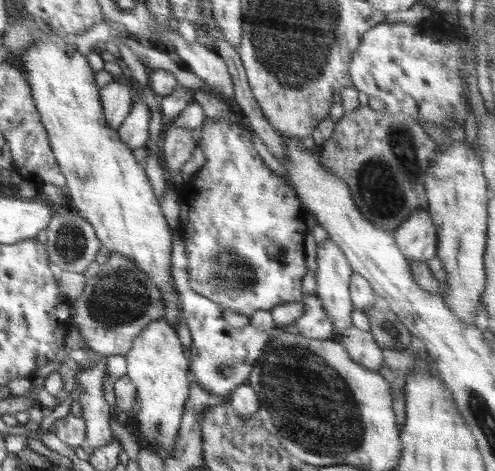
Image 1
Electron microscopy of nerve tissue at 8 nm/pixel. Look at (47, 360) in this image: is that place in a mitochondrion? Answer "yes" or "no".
no

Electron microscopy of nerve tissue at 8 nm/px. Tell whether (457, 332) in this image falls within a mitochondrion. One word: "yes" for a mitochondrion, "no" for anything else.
no

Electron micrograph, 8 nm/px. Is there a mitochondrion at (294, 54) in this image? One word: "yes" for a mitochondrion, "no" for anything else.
yes

